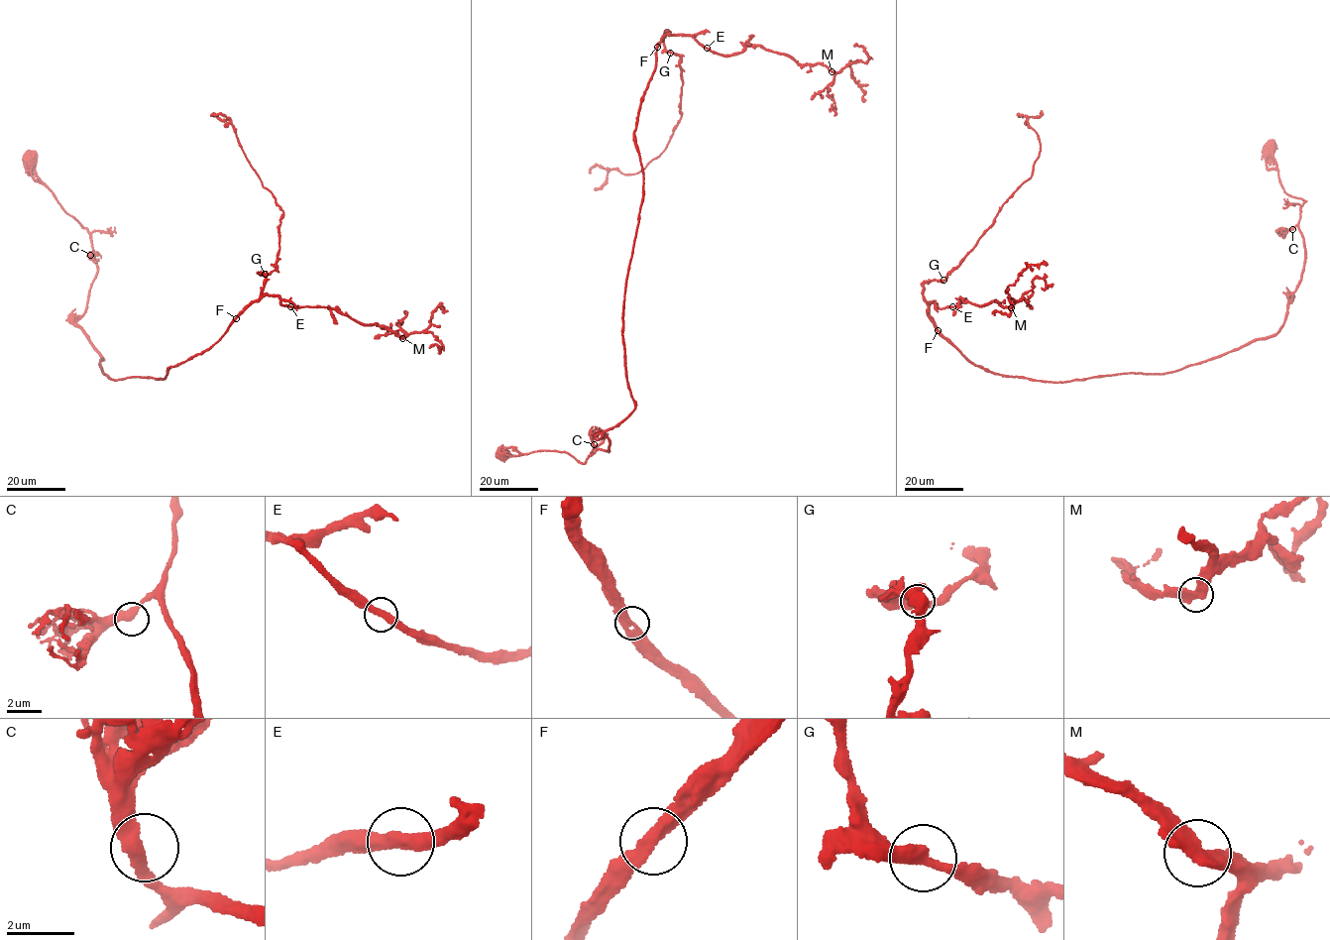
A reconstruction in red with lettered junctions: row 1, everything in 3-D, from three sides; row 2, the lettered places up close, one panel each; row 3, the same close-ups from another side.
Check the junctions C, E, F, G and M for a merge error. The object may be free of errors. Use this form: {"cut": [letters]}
{"cut": []}

